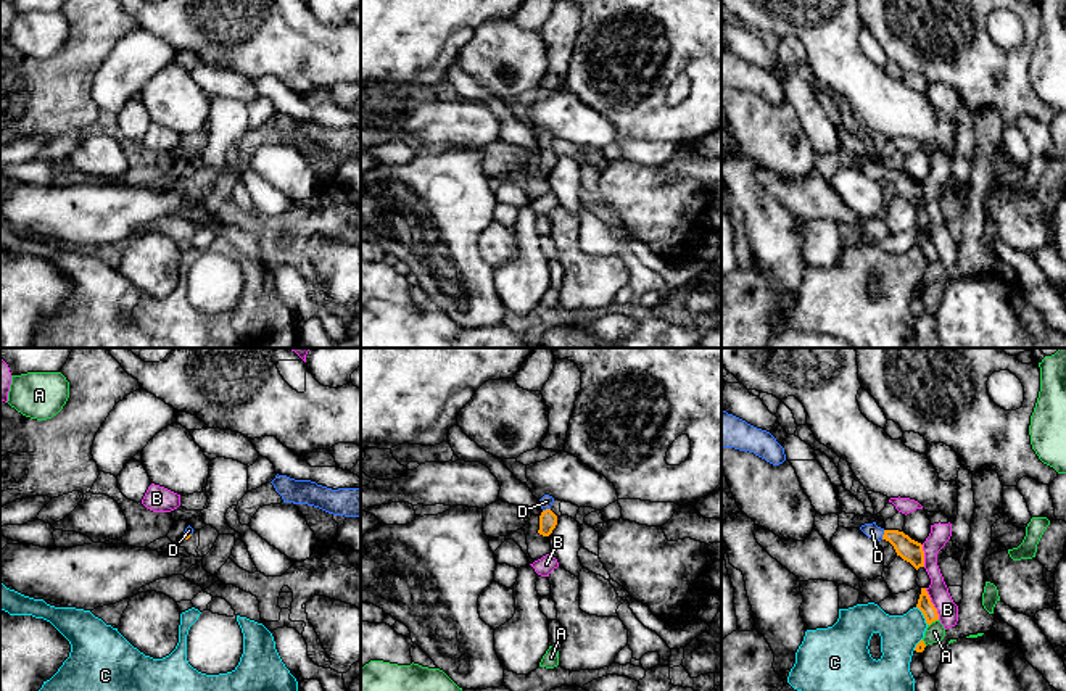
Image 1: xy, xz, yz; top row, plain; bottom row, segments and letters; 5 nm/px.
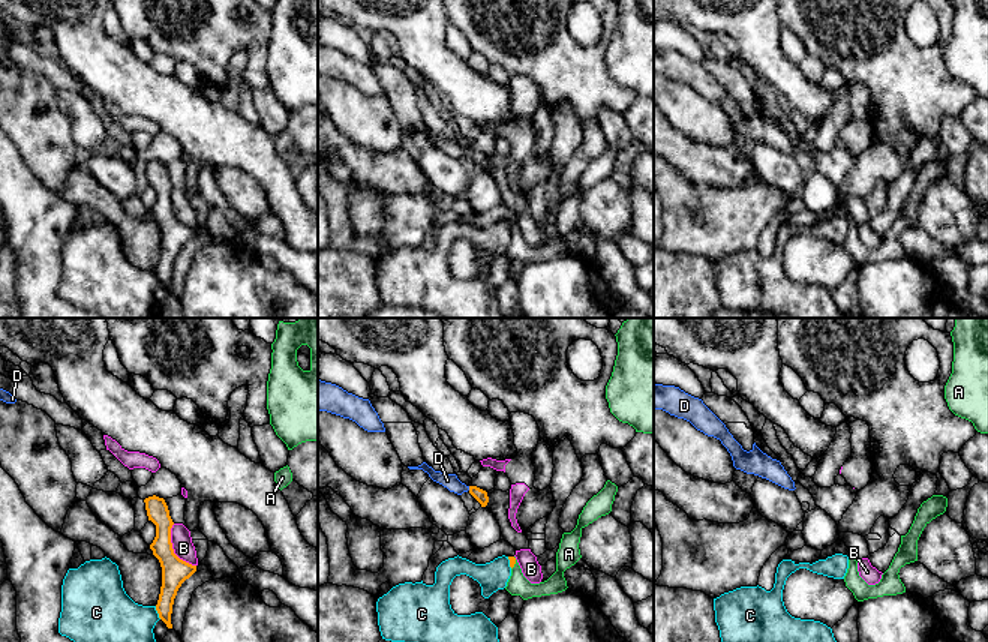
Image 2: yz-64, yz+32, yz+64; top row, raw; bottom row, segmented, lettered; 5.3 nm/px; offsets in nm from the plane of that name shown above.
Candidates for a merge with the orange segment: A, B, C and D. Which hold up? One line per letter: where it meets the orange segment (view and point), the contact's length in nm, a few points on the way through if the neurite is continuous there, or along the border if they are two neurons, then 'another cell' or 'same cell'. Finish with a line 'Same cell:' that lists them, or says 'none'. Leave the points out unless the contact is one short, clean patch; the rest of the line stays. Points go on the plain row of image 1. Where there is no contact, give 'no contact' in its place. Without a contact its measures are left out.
A: contact yz (933, 260); length 70 nm; border yz (937, 258), (928, 264); another cell
B: contact yz (933, 244); length 180 nm; another cell
C: contact yz (923, 253); length 110 nm; another cell
D: contact yz (883, 174); length 50 nm; way yz (908, 189), (897, 177), (883, 174), (871, 169); same cell
Same cell: D

